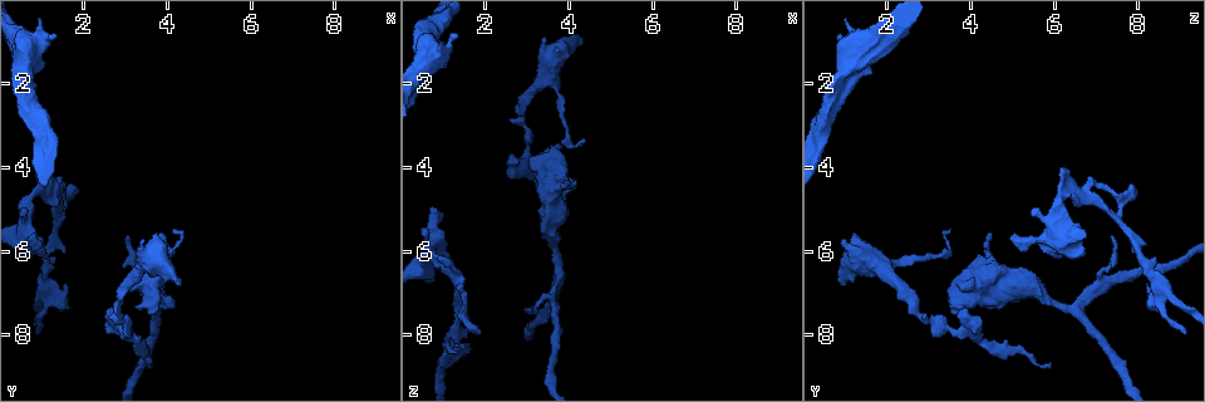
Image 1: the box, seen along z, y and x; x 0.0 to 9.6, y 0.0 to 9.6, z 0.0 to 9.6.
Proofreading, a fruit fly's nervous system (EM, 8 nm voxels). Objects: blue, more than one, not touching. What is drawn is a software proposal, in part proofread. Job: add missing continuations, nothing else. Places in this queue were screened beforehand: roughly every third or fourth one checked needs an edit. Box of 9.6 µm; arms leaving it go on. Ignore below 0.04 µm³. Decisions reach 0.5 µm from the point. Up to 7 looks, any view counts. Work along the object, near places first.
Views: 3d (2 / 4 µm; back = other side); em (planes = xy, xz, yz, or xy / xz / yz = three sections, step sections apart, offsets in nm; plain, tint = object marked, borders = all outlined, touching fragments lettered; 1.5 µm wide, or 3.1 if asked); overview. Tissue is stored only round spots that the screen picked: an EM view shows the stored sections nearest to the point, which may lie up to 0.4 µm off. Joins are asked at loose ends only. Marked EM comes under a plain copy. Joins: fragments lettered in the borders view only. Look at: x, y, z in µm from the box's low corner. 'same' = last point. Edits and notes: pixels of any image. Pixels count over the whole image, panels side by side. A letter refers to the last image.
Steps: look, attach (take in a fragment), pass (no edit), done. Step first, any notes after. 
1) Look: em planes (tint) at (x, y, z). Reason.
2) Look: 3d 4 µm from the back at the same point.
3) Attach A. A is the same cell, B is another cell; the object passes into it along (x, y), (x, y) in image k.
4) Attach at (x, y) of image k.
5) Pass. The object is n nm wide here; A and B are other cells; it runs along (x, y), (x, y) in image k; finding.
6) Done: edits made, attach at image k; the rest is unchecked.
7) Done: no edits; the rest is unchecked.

Look: 3d 4 µm at (1.90, 4.55, 7.95). Tapers out.

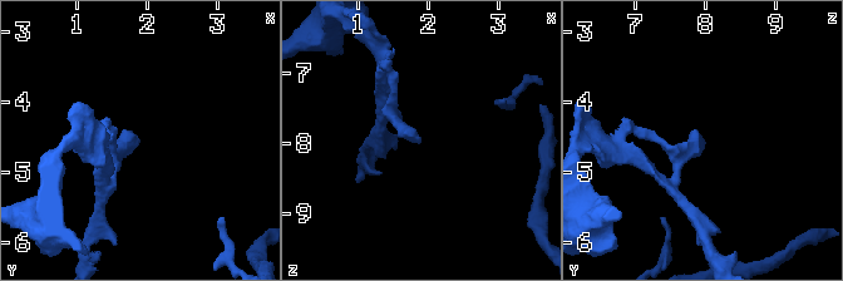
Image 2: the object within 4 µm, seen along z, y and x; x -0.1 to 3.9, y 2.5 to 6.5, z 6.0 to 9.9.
Look: em xy step 8 (borders) at (1.90, 4.55, 8.00).

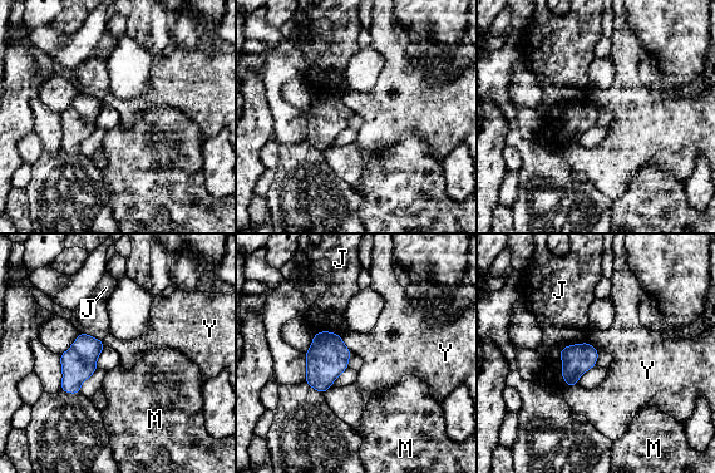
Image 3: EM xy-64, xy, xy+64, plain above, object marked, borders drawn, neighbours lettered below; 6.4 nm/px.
Pass. The longest contact is with J, 320 nm; J, M and Y are other cells; no lettered fragment goes on from it.

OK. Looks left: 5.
Look: em planes (borders) at (3.90, 5.60, 4.45). An open end.

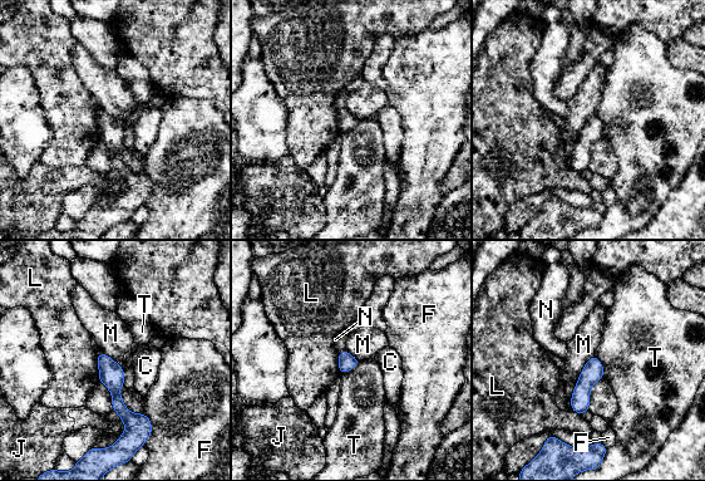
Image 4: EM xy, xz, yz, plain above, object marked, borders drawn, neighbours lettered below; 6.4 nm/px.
Pass. C, F, J, L, M, N and T are other cells; a border runs along (593, 354), (585, 364), (577, 381) in image 4; none of them fits.

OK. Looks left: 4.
Look: em yz step 4 (tint) at (4.10, 7.40, 4.35). Thick end.

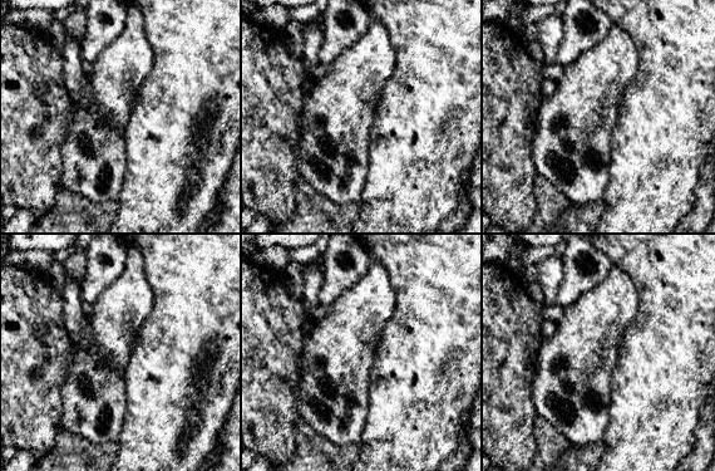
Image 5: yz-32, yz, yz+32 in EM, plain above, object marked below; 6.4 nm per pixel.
Look: em planes (borders) at the same point. Cut it another way.

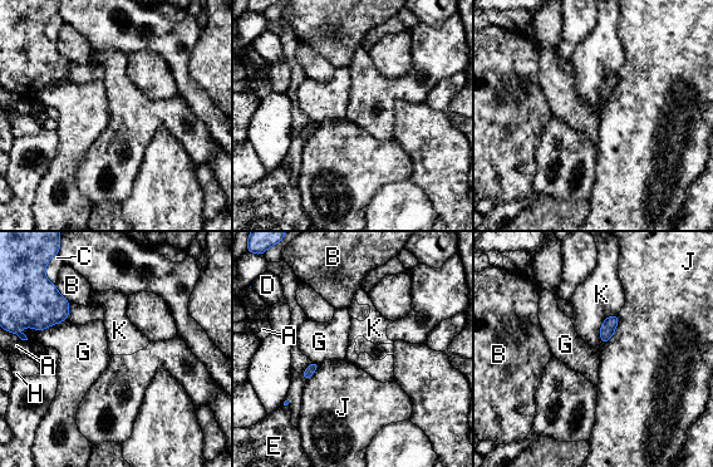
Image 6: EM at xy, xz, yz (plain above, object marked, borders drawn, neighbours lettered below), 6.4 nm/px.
Pass. The longest contact is with K, 220 nm; A, B, C, D, E, G, H, J and K are other cells; none of them fits.

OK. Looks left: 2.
Done: no edits; the rest is unchecked.

